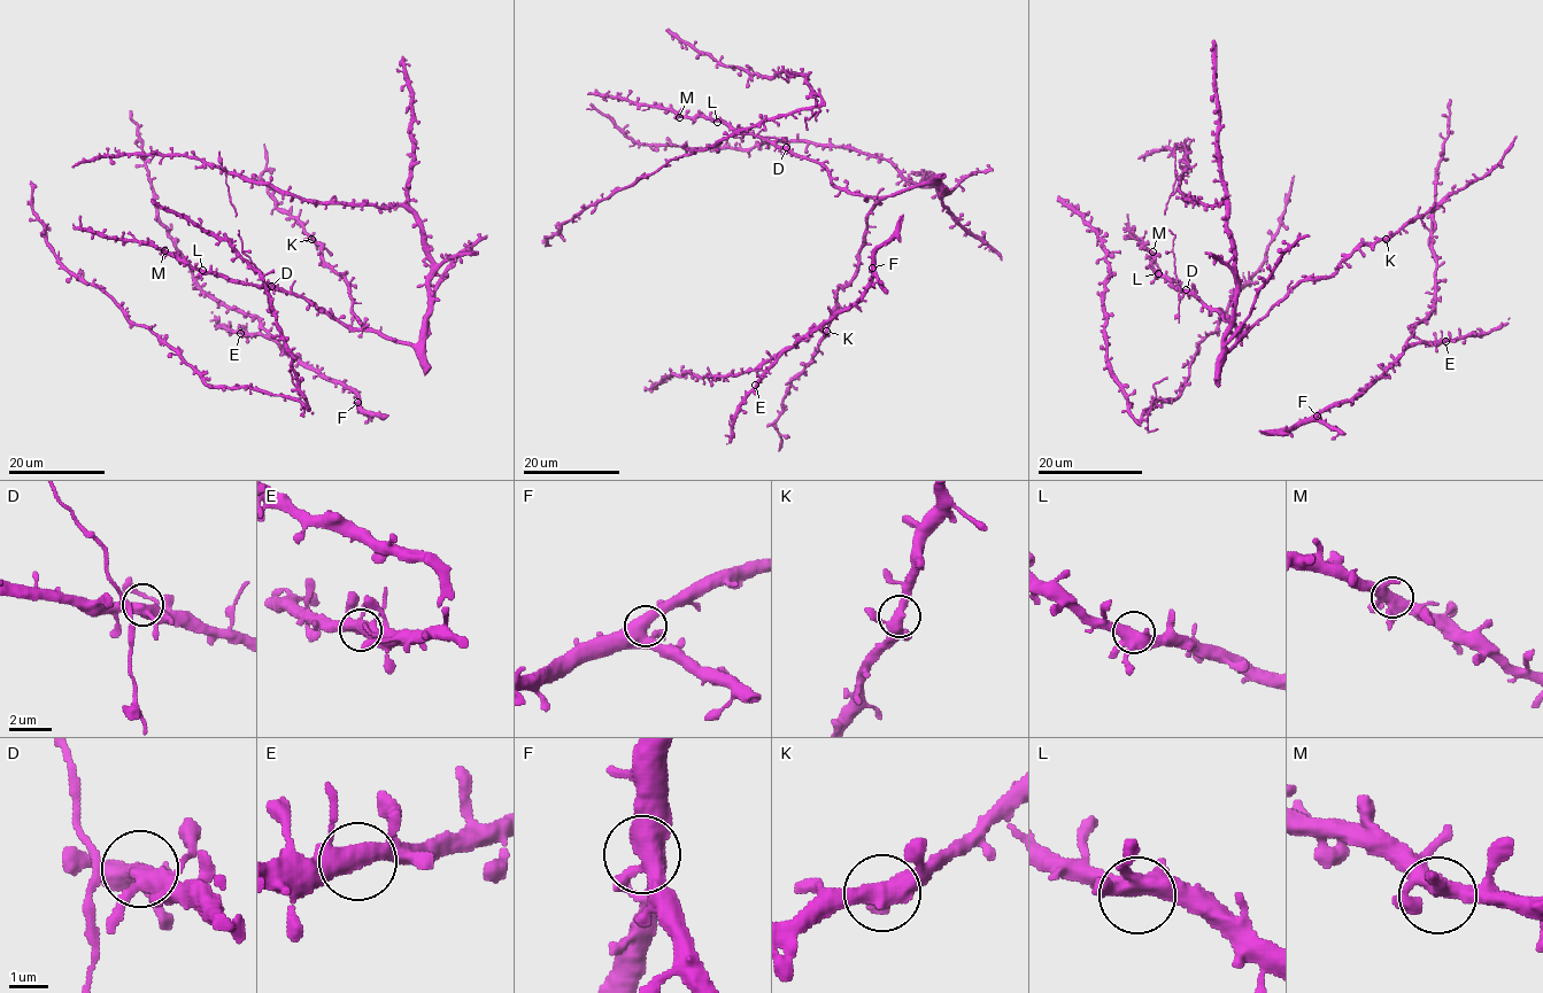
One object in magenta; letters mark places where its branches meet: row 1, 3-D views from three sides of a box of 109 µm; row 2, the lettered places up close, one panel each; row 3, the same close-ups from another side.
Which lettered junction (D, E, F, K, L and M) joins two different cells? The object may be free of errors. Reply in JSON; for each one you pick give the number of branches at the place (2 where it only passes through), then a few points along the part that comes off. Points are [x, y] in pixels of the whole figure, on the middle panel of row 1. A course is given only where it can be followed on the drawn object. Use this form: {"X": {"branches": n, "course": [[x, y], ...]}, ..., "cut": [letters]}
{"cut": []}

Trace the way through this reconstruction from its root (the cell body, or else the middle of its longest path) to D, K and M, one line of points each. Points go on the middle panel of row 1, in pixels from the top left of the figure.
D: (802, 158), (786, 147)
K: (802, 158), (816, 160), (838, 186), (877, 199), (868, 216), (856, 274), (838, 291), (838, 304), (826, 331)
M: (802, 158), (755, 136), (731, 130), (720, 122), (679, 117)

